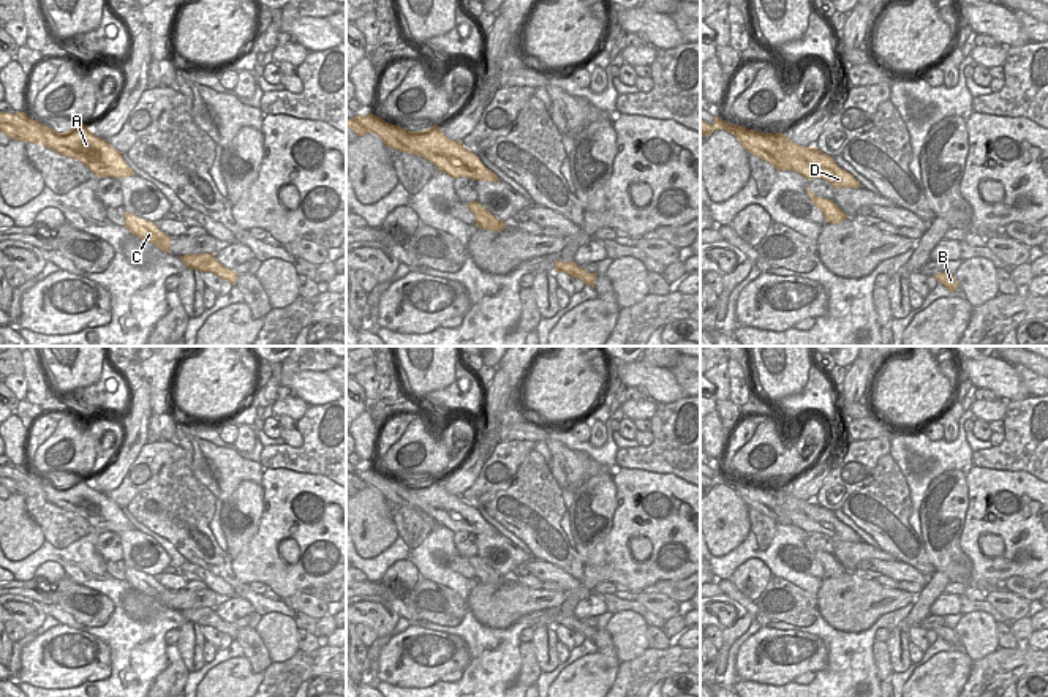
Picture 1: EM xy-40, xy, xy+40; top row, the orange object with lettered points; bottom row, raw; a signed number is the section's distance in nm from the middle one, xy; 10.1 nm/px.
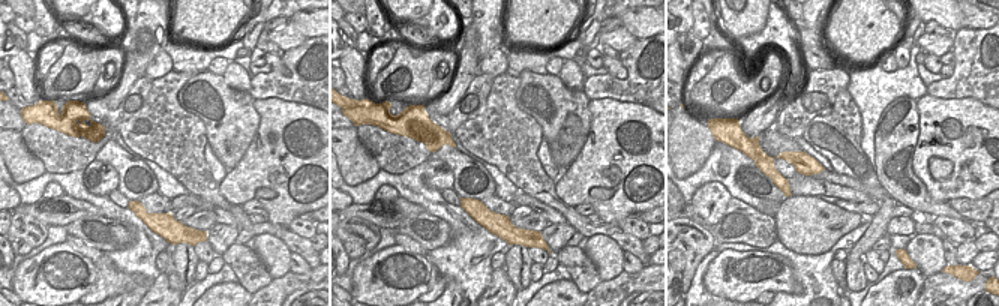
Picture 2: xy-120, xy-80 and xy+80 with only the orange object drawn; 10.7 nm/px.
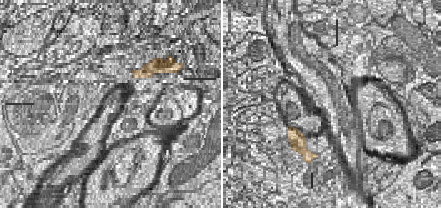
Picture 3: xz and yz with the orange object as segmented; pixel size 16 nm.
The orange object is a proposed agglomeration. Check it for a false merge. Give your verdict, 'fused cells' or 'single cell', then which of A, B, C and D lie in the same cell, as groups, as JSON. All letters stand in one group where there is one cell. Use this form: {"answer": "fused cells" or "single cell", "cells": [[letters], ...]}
{"answer": "fused cells", "cells": [["A", "D"], ["B", "C"]]}

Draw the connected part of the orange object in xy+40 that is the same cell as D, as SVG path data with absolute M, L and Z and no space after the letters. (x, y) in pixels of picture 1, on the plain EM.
M721 471L714 473L713 480L716 484L726 484L732 487L737 493L746 492L751 498L773 498L778 496L779 506L787 512L787 517L792 520L792 525L801 528L808 534L824 533L833 542L860 542L860 536L841 523L833 511L822 507L816 501L803 501L794 498L787 488L781 487L762 487L748 484L737 479L726 477Z

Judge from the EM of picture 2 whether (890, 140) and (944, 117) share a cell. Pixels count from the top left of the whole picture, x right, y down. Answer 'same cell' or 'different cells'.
different cells

